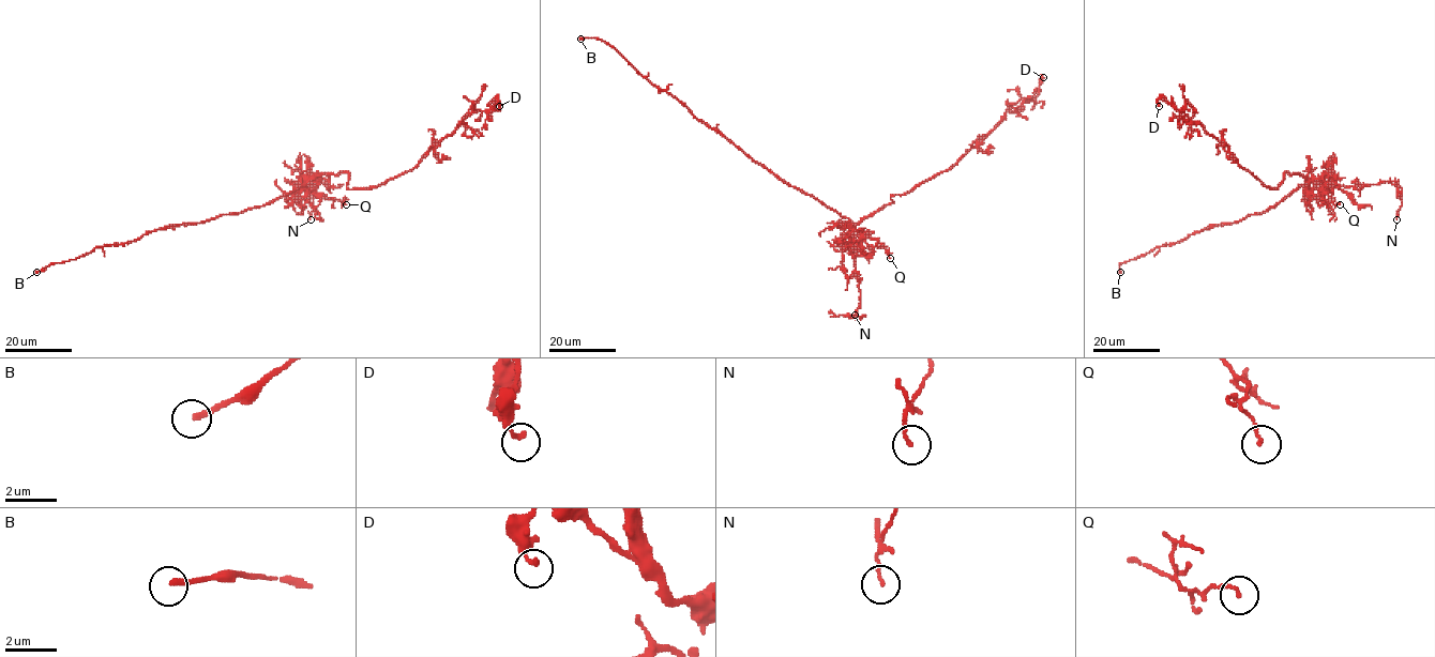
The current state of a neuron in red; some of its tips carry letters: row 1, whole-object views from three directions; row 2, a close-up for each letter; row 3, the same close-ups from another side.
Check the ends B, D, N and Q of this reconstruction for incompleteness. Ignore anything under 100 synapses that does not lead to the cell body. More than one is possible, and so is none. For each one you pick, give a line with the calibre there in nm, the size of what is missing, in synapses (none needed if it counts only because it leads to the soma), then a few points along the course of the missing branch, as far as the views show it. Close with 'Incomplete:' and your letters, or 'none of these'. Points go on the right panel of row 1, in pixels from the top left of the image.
B: 220 nm | (1120, 272), (1145, 291), (1154, 306)
Incomplete: B

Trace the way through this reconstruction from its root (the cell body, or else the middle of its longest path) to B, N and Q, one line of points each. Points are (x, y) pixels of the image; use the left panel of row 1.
B: (291, 193), (238, 213), (174, 225), (125, 243), (97, 246), (75, 259), (49, 264), (36, 272)
N: (291, 193), (307, 181), (311, 186), (316, 182), (311, 187), (311, 219)
Q: (291, 193), (307, 181), (307, 188), (316, 196), (334, 198), (346, 204)

